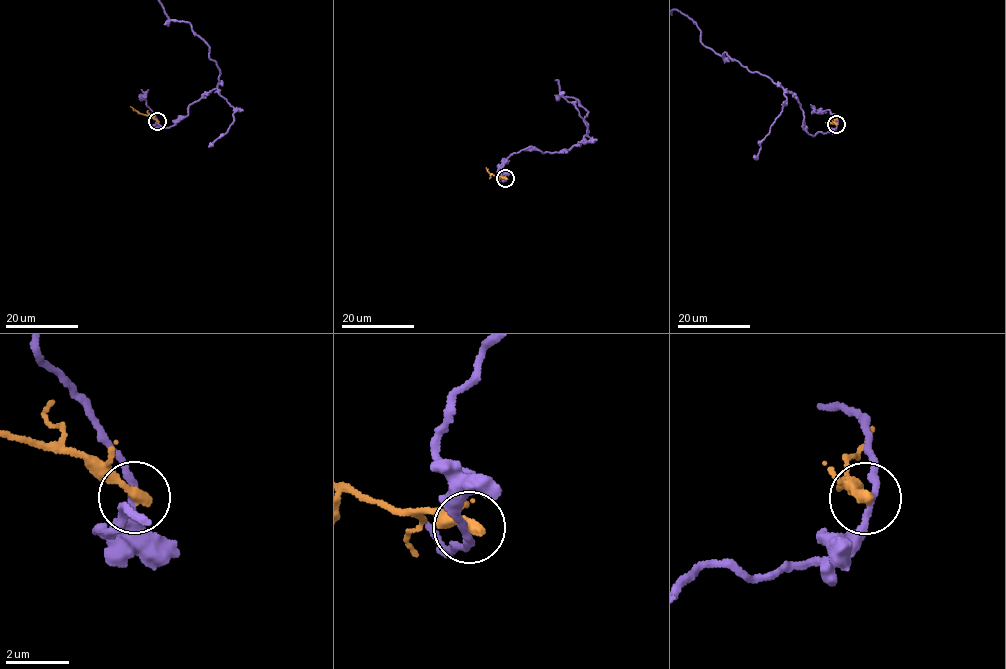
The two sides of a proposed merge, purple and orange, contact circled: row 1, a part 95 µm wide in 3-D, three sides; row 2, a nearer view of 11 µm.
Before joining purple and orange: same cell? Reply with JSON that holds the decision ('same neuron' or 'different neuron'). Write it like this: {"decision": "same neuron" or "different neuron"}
{"decision": "different neuron"}

